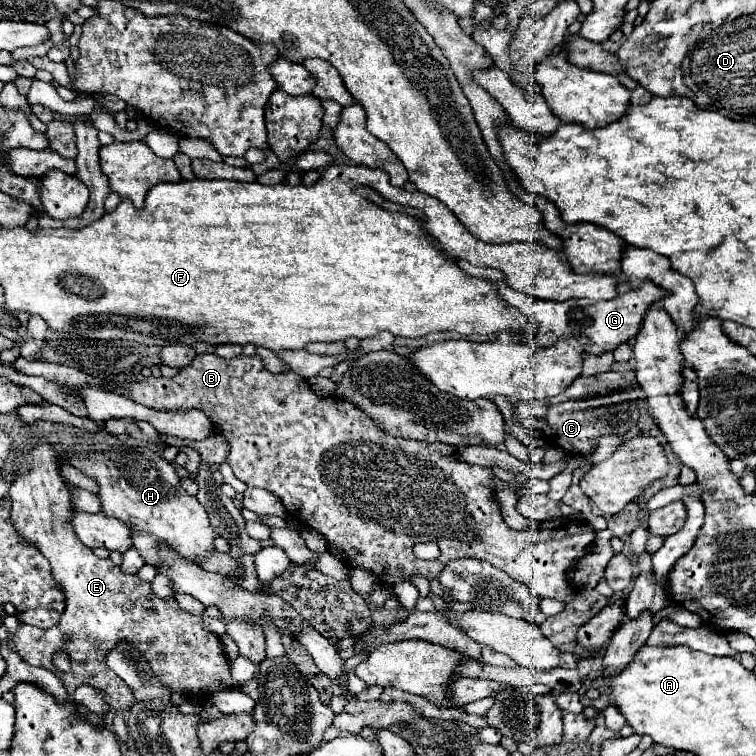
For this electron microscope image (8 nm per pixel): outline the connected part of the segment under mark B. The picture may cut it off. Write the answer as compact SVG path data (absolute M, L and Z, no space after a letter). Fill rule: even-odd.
M197 354L195 360L173 378L149 376L139 382L125 380L123 384L109 384L121 386L125 398L153 410L197 408L205 412L217 432L227 440L227 462L239 480L251 488L263 488L275 494L295 520L323 534L331 554L341 554L349 568L353 568L355 558L357 568L369 570L389 586L411 582L415 576L435 580L449 560L469 556L487 560L515 580L525 582L539 598L553 598L567 604L577 592L571 574L579 566L579 560L589 554L595 542L595 528L575 518L543 522L527 530L503 526L505 520L493 498L495 474L491 468L461 460L459 446L387 436L361 408L355 408L355 404L341 398L317 396L307 380L295 372L271 374L257 354L241 354L231 360L217 354ZM415 542L435 542L441 556L431 562L415 558Z

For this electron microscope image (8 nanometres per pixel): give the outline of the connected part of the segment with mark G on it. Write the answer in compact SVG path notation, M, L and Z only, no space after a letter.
M457 260L457 264L461 266L461 270L465 270L471 276L479 276L485 280L493 280L499 282L499 294L501 298L515 306L517 310L529 314L533 320L537 320L539 324L539 332L533 336L533 344L537 346L549 346L555 344L555 340L563 338L563 336L571 336L571 338L579 338L579 336L587 336L589 340L593 340L585 350L587 354L601 354L601 352L611 352L615 350L619 344L633 340L639 334L639 328L643 324L643 312L647 312L647 308L651 308L651 304L659 302L663 296L667 296L667 292L663 292L663 288L657 288L655 284L647 282L643 288L639 290L631 290L625 294L619 294L613 300L601 300L601 302L589 302L589 300L567 300L567 302L547 302L547 300L535 300L531 296L525 296L521 292L515 292L511 288L507 288L507 284L503 282L505 276L499 270L491 270L491 268L479 268L473 266L469 262Z

